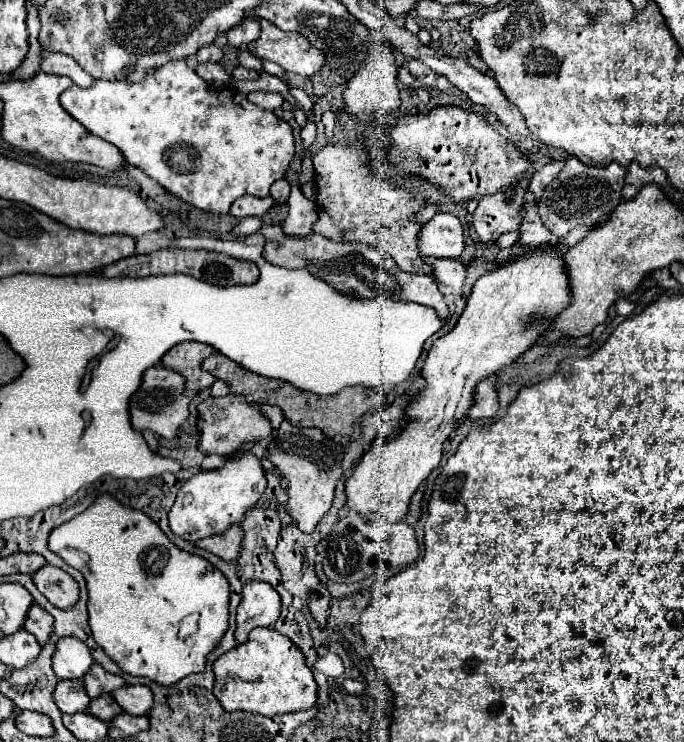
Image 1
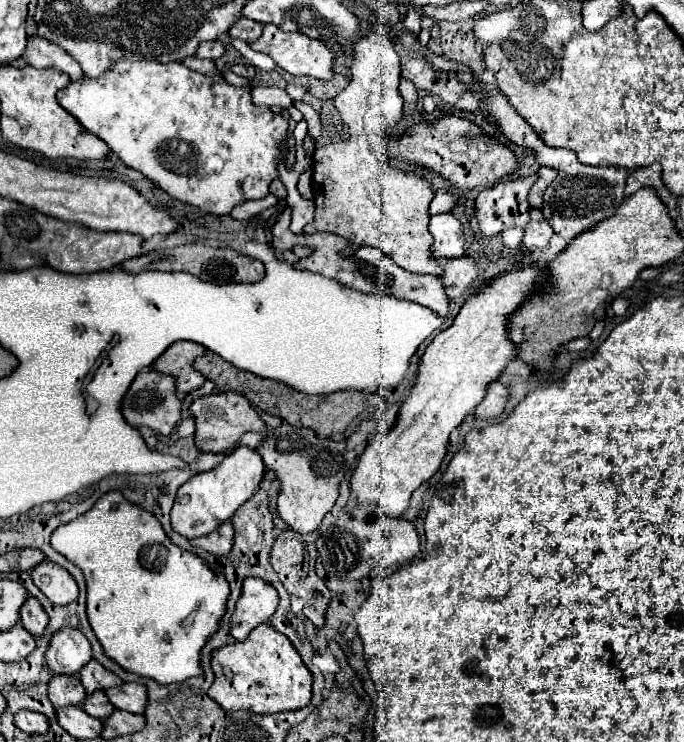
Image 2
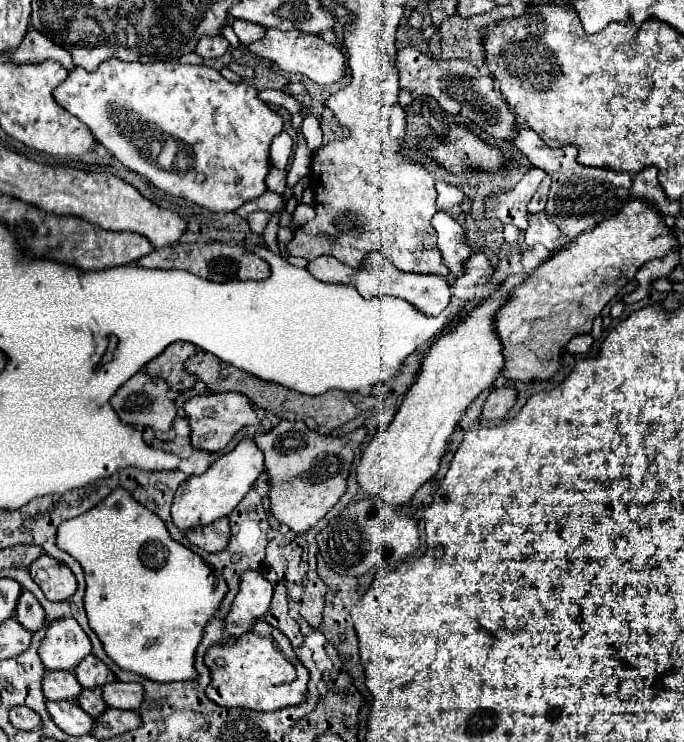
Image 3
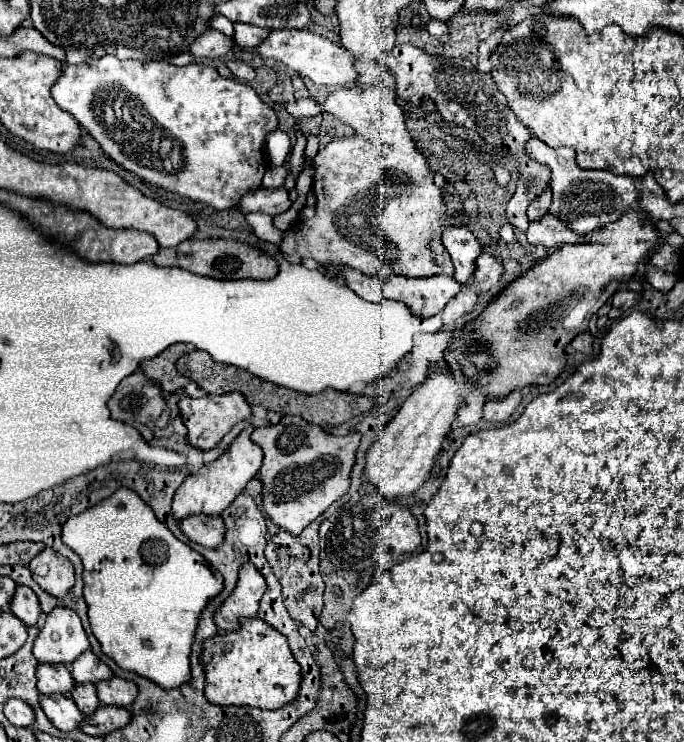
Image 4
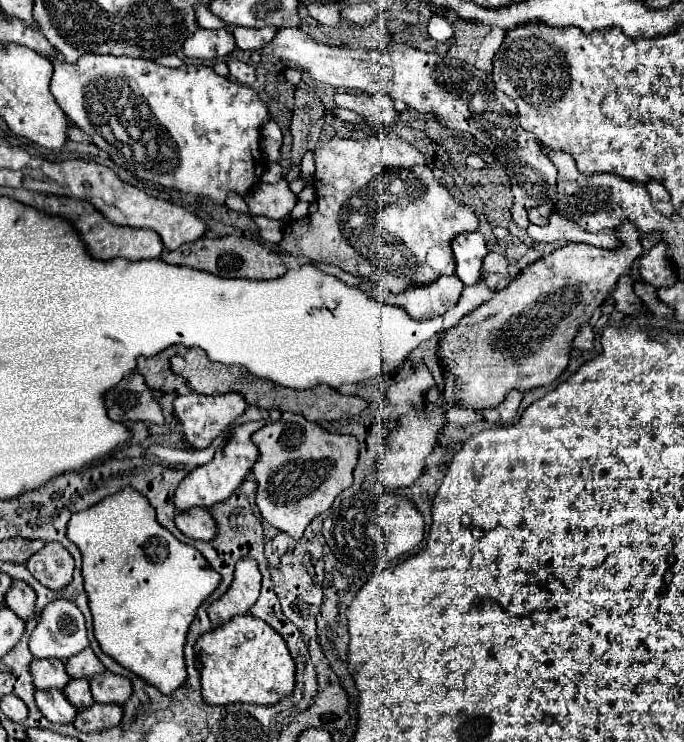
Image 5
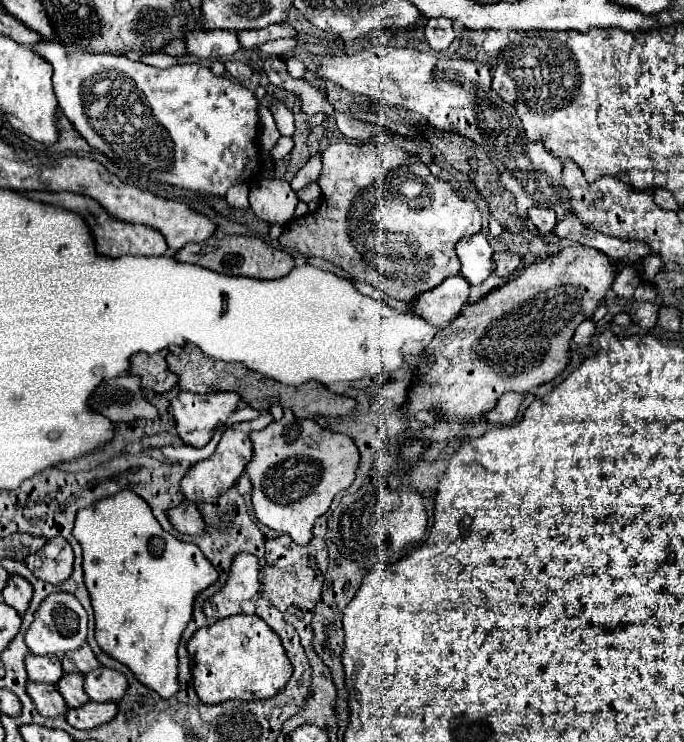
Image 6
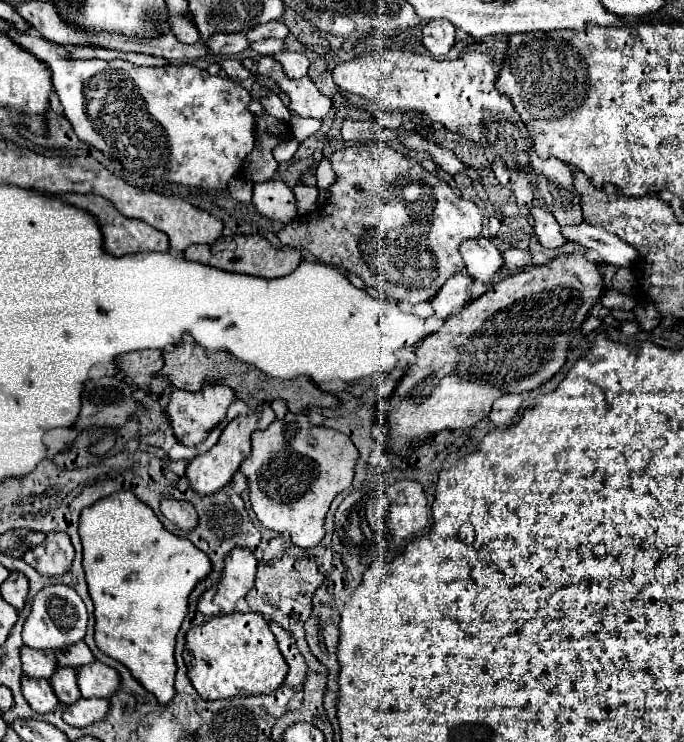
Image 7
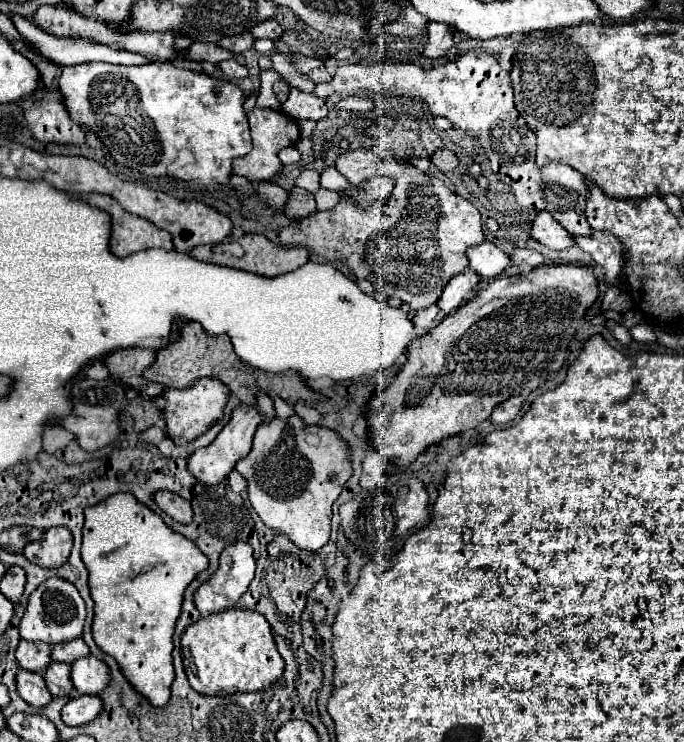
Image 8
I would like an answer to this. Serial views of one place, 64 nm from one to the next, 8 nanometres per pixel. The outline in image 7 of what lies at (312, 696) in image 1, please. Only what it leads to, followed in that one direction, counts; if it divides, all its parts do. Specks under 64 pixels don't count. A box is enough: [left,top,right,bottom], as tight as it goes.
[184,612,288,700]

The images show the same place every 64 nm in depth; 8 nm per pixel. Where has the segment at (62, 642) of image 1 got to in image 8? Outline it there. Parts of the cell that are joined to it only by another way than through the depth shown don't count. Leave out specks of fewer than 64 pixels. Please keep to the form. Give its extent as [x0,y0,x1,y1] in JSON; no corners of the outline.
[18,576,86,644]

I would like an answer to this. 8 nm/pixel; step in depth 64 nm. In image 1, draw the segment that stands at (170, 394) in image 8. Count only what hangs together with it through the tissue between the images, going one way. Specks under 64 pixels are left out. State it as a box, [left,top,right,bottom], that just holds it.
[198,394,272,456]

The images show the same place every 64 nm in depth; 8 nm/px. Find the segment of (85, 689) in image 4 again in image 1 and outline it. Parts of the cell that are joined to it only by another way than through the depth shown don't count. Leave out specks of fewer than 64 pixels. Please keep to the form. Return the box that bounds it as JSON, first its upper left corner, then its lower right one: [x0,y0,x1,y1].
[86,694,122,722]

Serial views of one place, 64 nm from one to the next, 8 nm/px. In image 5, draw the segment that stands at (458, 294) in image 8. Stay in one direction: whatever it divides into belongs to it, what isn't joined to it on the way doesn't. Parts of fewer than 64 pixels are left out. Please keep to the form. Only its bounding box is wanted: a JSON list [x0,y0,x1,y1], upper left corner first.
[360,276,464,320]

